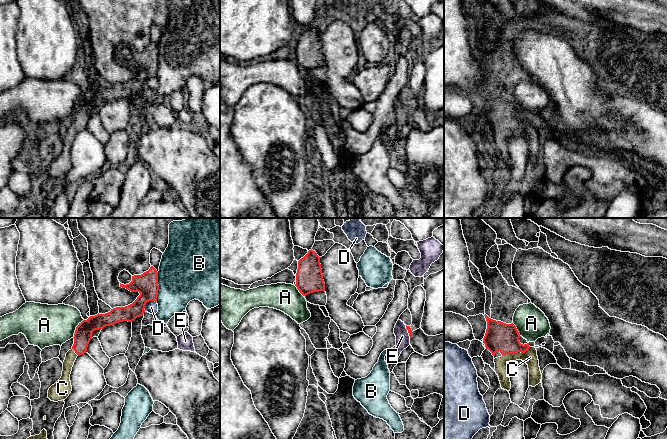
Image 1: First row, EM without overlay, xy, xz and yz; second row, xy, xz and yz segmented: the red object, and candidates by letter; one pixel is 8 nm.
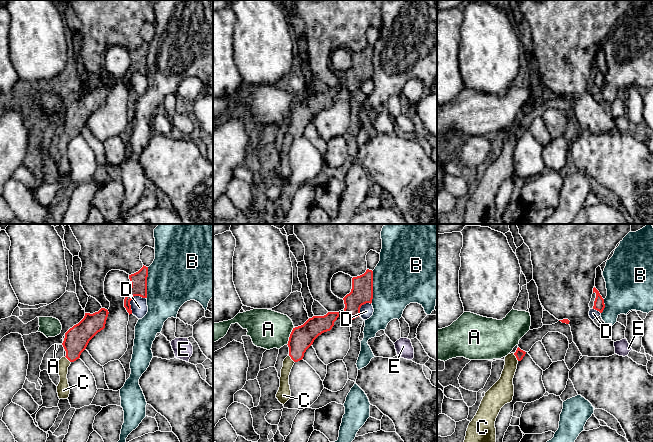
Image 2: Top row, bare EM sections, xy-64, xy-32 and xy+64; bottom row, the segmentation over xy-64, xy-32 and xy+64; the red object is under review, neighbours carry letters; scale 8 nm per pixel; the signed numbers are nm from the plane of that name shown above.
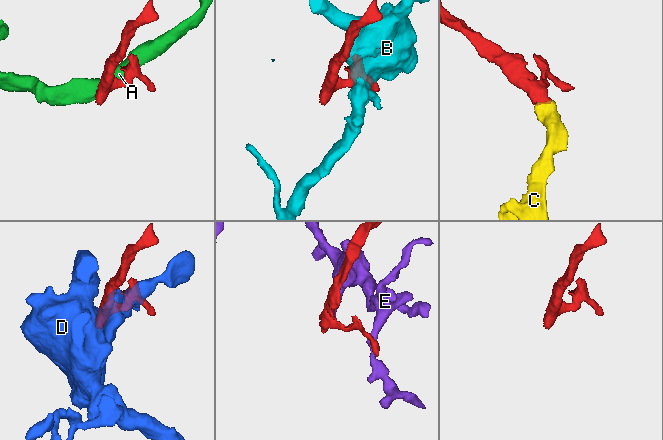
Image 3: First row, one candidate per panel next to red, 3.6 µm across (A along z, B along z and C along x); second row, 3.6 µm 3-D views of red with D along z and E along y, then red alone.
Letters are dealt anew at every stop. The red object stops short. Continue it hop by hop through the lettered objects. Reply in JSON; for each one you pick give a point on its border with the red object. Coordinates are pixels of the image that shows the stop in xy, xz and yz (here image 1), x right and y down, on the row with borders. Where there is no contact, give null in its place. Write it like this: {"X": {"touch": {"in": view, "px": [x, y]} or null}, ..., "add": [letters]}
{"C": {"touch": {"in": "yz", "px": [516, 352]}}, "add": ["C"]}

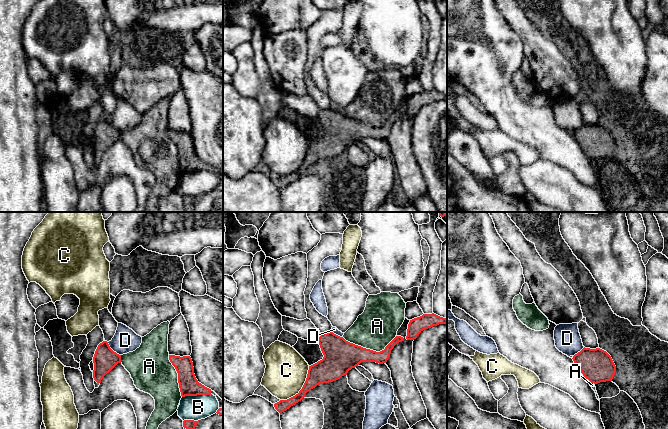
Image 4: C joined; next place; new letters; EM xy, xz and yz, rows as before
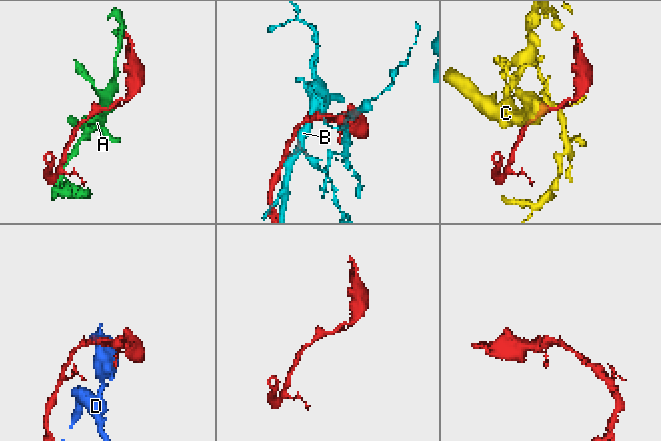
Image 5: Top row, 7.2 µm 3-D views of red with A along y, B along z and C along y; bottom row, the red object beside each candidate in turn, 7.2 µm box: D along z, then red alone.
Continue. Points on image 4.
{"add": []}

